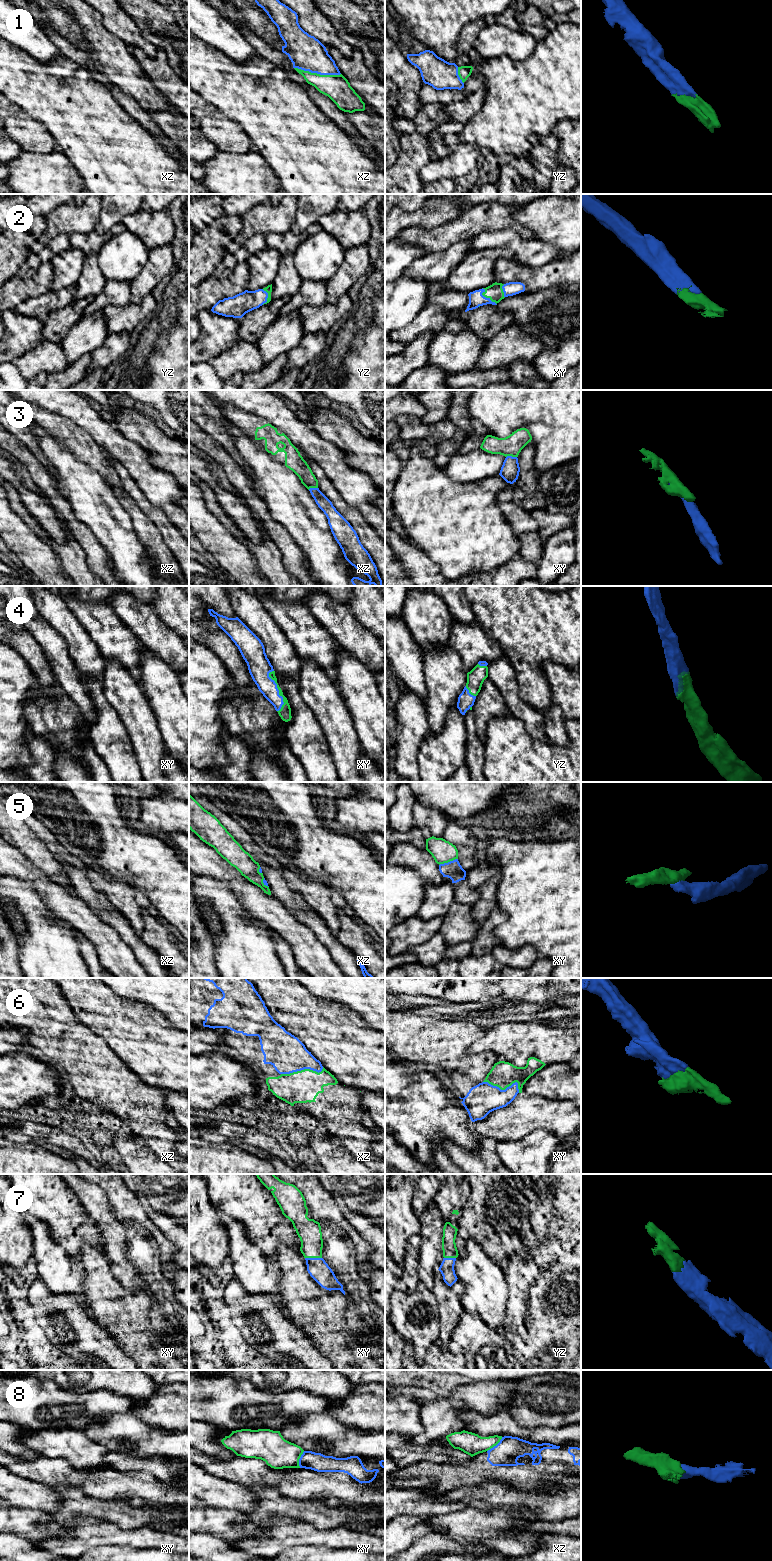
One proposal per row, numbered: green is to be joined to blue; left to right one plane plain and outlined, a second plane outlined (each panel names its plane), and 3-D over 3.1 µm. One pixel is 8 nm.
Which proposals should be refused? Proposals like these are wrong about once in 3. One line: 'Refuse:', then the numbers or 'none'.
Refuse: 3, 5, 8

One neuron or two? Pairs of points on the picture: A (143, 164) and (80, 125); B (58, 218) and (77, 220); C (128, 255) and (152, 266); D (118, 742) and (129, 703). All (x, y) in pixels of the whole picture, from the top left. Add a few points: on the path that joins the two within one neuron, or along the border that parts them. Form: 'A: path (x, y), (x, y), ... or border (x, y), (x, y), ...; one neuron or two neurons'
A: path (127, 164), (96, 135); one neuron
B: path (63, 218), (72, 218); one neuron
C: border (149, 250), (144, 267), (131, 281); two neurons
D: border (110, 705), (125, 728), (132, 747); two neurons

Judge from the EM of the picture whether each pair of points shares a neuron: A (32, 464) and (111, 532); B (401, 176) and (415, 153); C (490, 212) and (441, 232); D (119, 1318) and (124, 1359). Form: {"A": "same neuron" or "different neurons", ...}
{"A": "different neurons", "B": "same neuron", "C": "same neuron", "D": "different neurons"}

